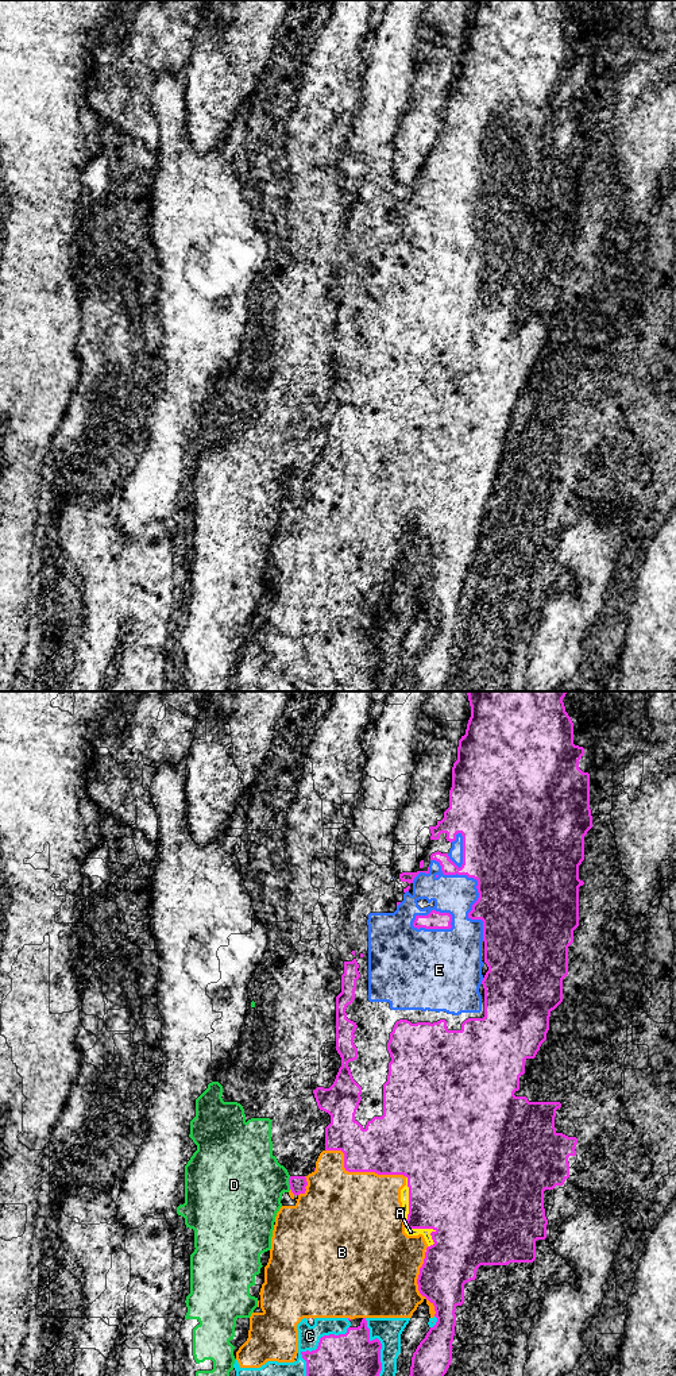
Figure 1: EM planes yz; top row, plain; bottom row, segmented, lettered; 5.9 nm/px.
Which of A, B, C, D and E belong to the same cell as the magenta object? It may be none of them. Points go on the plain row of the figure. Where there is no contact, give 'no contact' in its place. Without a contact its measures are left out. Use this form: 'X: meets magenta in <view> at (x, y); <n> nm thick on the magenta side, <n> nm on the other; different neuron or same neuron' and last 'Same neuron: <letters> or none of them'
A: meets magenta in yz at (406, 532); 360 nm thick on the magenta side, 50 nm on the other; same neuron
B: meets magenta in yz at (360, 480); 360 nm thick on the magenta side, 500 nm on the other; same neuron
C: meets magenta in yz at (316, 658); 440 nm thick on the magenta side, 220 nm on the other; same neuron
D: meets magenta in yz at (289, 492); 100 nm thick on the magenta side, 440 nm on the other; different neuron
E: meets magenta in yz at (476, 196); 500 nm thick on the magenta side, 240 nm on the other; same neuron
Same neuron: A, B, C, E

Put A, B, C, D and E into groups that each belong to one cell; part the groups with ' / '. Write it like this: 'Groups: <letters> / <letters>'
Groups: A B C E / D

